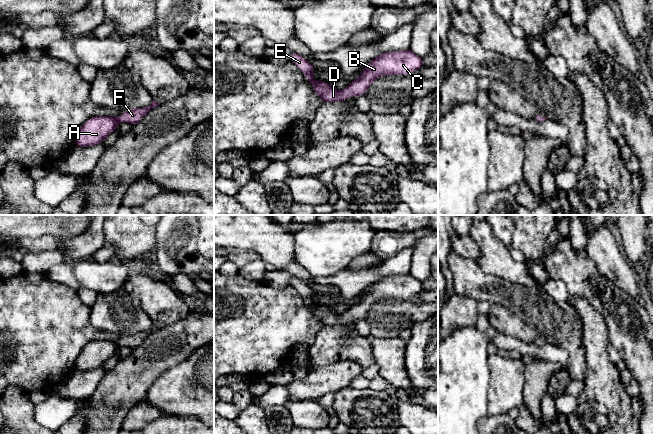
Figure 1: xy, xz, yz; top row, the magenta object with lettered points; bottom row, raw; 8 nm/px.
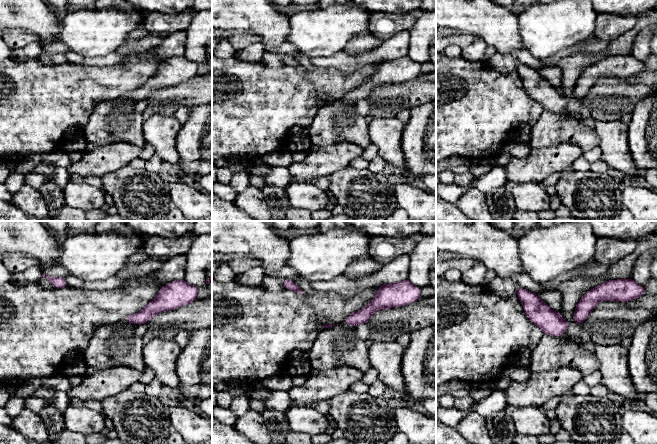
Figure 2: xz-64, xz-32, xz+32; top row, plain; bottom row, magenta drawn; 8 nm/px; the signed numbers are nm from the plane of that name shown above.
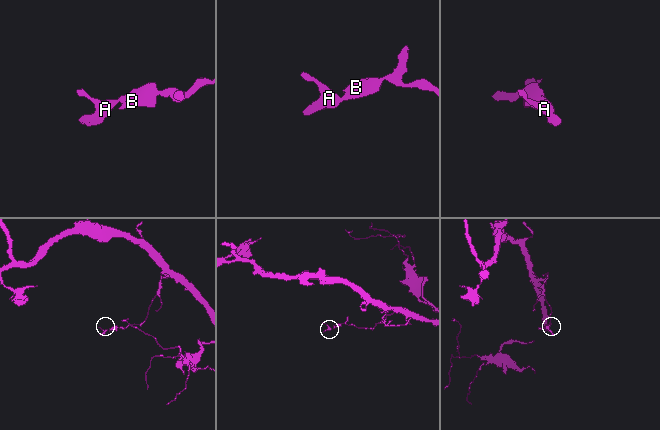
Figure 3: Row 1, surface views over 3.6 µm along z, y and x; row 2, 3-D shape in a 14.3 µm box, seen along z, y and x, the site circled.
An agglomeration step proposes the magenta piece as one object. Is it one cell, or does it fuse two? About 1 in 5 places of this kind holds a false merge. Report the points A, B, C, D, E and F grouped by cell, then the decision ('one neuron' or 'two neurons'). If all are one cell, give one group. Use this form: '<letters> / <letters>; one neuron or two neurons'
A B C D E F; one neuron

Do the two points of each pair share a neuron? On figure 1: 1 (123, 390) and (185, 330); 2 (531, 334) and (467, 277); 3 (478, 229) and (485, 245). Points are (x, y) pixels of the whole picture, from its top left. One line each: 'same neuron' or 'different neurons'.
1: same neuron
2: different neurons
3: same neuron

